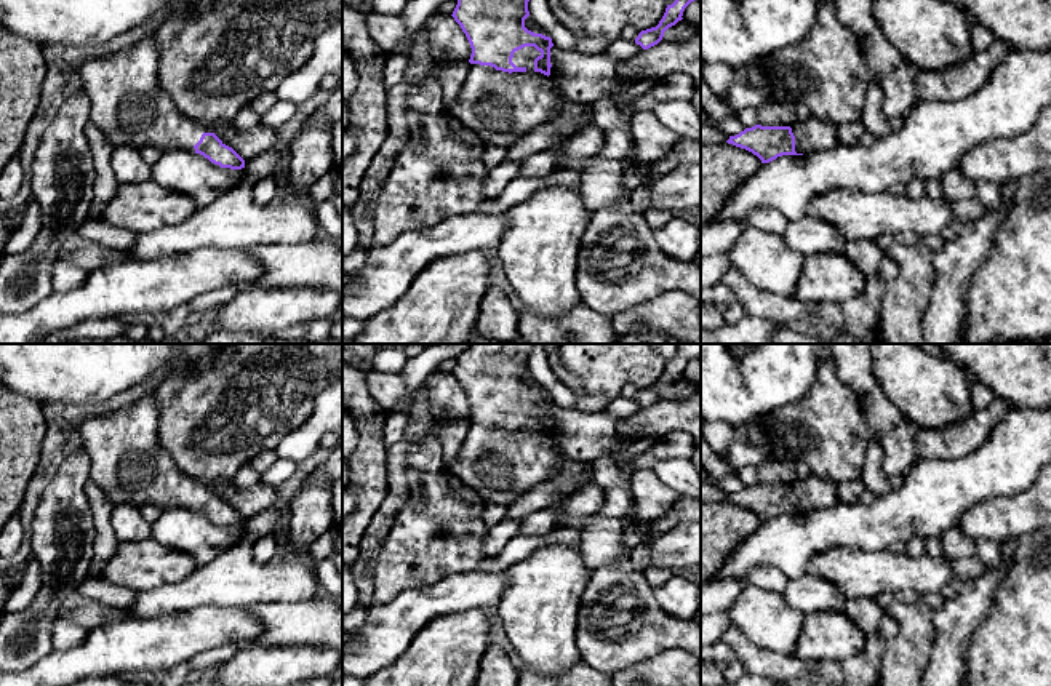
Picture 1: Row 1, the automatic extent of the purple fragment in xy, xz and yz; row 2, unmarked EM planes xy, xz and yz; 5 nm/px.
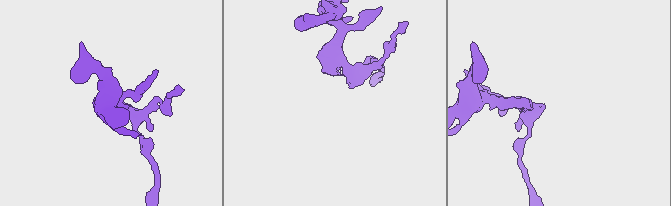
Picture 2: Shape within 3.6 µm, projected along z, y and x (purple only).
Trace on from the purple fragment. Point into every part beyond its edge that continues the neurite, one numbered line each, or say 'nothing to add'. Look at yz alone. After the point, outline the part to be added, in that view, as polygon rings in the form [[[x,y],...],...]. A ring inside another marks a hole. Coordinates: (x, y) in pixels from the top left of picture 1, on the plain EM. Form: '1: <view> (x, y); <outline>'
1: yz (813, 493); [[[809,475],[808,478],[797,481],[790,486],[795,494],[797,512],[805,513],[817,509],[827,509],[833,507],[838,502],[838,483],[829,478]]]

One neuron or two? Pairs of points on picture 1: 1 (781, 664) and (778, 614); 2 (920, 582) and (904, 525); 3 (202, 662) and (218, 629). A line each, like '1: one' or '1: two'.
1: two
2: two
3: two

